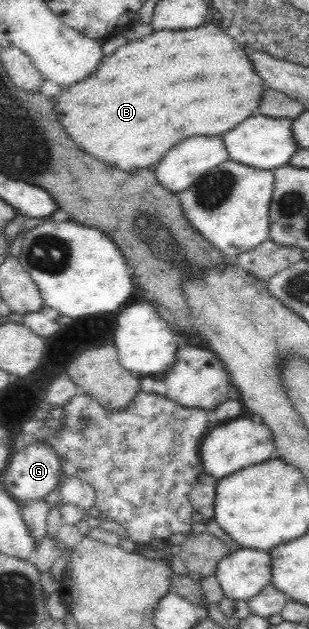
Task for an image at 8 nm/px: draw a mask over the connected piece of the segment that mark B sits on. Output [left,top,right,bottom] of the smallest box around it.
[52,21,265,172]

